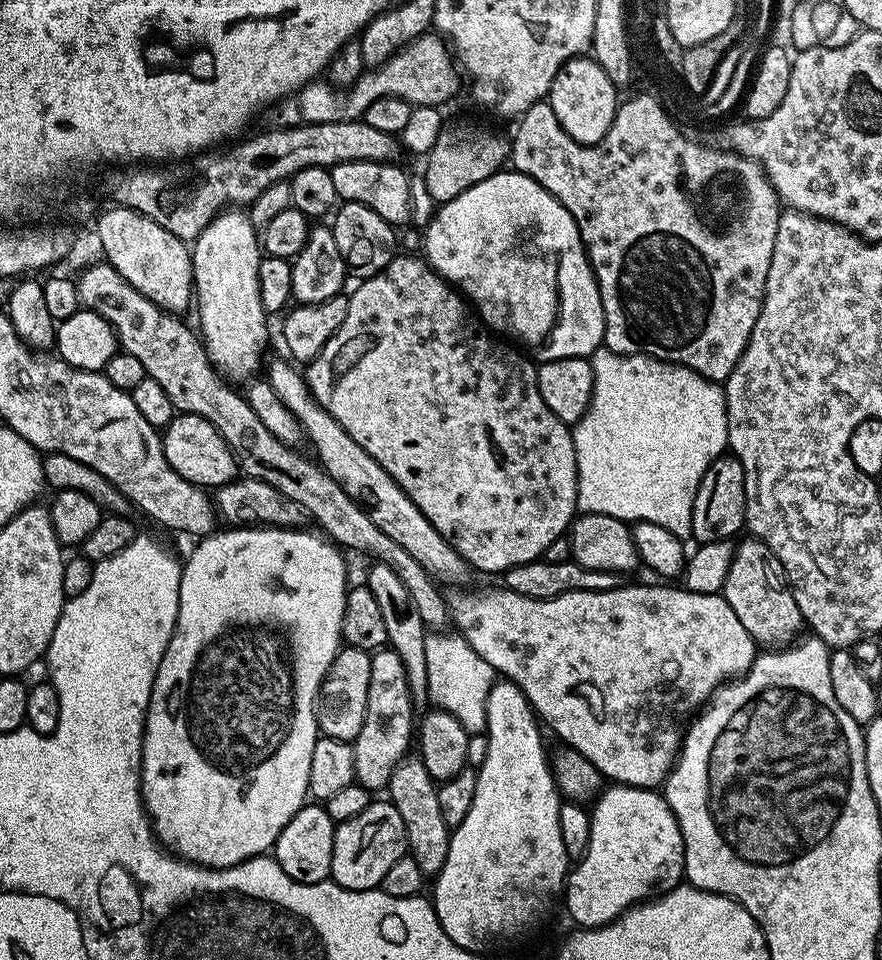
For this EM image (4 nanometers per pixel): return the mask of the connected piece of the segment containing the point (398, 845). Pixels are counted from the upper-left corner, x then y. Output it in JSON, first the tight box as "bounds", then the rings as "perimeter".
{"bounds":[331,798,408,890],"perimeter":[[[387,798],[373,799],[371,804],[362,810],[362,814],[354,814],[354,818],[339,821],[334,834],[334,854],[332,855],[331,879],[346,890],[379,889],[382,878],[408,852],[406,838],[406,822],[402,822],[402,814]]]}

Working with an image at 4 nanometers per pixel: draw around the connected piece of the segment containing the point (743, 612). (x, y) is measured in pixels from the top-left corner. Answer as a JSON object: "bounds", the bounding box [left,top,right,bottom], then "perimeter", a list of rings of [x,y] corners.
{"bounds":[723,539,805,650],"perimeter":[[[747,539],[736,544],[736,553],[730,562],[730,574],[726,574],[723,598],[730,602],[730,610],[738,614],[742,626],[746,626],[746,634],[750,634],[757,645],[768,650],[787,648],[805,631],[802,610],[798,610],[798,602],[794,602],[788,575],[782,562],[778,562],[774,550],[760,540]]]}

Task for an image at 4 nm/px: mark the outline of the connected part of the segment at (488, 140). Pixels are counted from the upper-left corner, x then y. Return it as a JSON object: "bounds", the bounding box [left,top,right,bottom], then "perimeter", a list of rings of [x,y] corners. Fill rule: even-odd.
{"bounds":[422,124,511,204],"perimeter":[[[448,124],[443,127],[433,148],[426,155],[426,168],[422,172],[422,178],[433,203],[441,204],[452,201],[470,186],[501,171],[510,157],[511,141],[507,135],[502,136],[478,124]]]}

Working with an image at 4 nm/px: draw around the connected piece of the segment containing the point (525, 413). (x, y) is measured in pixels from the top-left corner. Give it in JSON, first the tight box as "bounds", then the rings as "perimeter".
{"bounds":[306,254,577,574],"perimeter":[[[397,254],[393,256],[388,267],[376,276],[369,276],[361,279],[360,284],[348,296],[348,309],[346,310],[346,318],[342,321],[342,326],[338,326],[338,334],[334,334],[334,338],[330,338],[330,342],[326,342],[326,346],[322,346],[322,354],[318,354],[318,358],[314,358],[306,366],[306,379],[308,389],[312,391],[312,396],[328,413],[338,422],[338,426],[342,426],[342,430],[346,430],[346,434],[350,434],[350,438],[354,438],[354,442],[358,442],[358,446],[362,446],[362,450],[366,450],[366,454],[370,454],[370,458],[374,458],[374,462],[378,462],[378,466],[382,466],[382,470],[386,470],[386,474],[390,474],[390,478],[394,478],[394,482],[398,482],[398,486],[402,486],[402,490],[414,502],[414,506],[418,506],[418,510],[422,510],[422,514],[426,514],[426,518],[430,522],[430,526],[434,526],[434,530],[438,530],[438,534],[442,534],[443,538],[448,540],[450,546],[457,551],[465,562],[473,569],[476,568],[480,572],[495,572],[503,574],[508,571],[504,564],[509,568],[514,566],[522,566],[531,560],[538,560],[543,557],[546,546],[550,546],[550,542],[554,542],[554,538],[565,535],[569,531],[570,525],[577,515],[576,507],[576,455],[574,454],[574,442],[572,441],[572,428],[563,424],[558,418],[558,414],[554,414],[554,410],[550,410],[550,406],[546,406],[546,402],[542,402],[542,394],[538,394],[538,382],[536,381],[535,363],[531,364],[523,351],[517,350],[515,347],[507,348],[485,325],[479,316],[475,315],[470,307],[469,301],[457,289],[453,288],[448,281],[443,280],[428,264],[428,261],[416,256],[403,256]]]}

